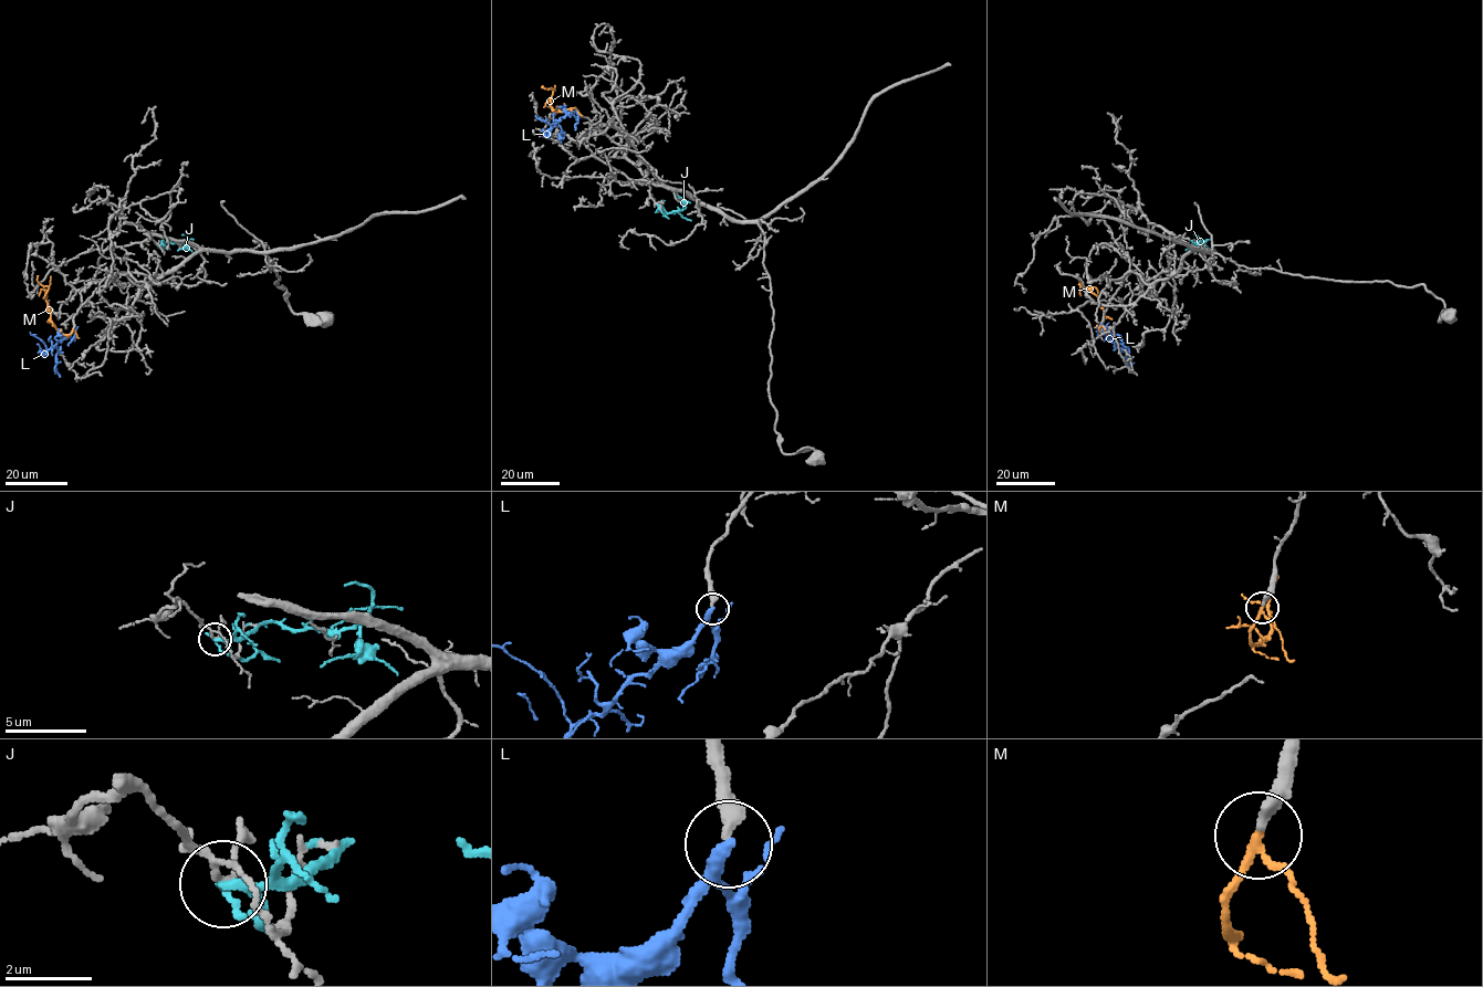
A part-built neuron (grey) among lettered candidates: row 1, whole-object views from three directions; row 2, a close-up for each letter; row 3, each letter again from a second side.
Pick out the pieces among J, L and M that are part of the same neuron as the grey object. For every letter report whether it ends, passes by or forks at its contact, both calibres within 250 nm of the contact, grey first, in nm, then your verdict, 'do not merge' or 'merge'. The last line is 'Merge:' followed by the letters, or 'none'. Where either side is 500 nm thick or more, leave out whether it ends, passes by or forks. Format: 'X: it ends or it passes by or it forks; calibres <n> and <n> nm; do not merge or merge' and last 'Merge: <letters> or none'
J: it passes by; calibres 90 and 150 nm; do not merge
L: it passes by; calibres 360 and 240 nm; do not merge
M: it passes by; calibres 320 and 180 nm; merge
Merge: M

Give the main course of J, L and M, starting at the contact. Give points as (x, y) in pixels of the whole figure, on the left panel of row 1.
J: (157, 244), (185, 242), (185, 247), (178, 250)
L: (74, 327), (53, 347), (59, 350), (55, 371), (60, 377)
M: (73, 327), (71, 333), (62, 335), (51, 319), (45, 300), (49, 289), (39, 283), (38, 275)

